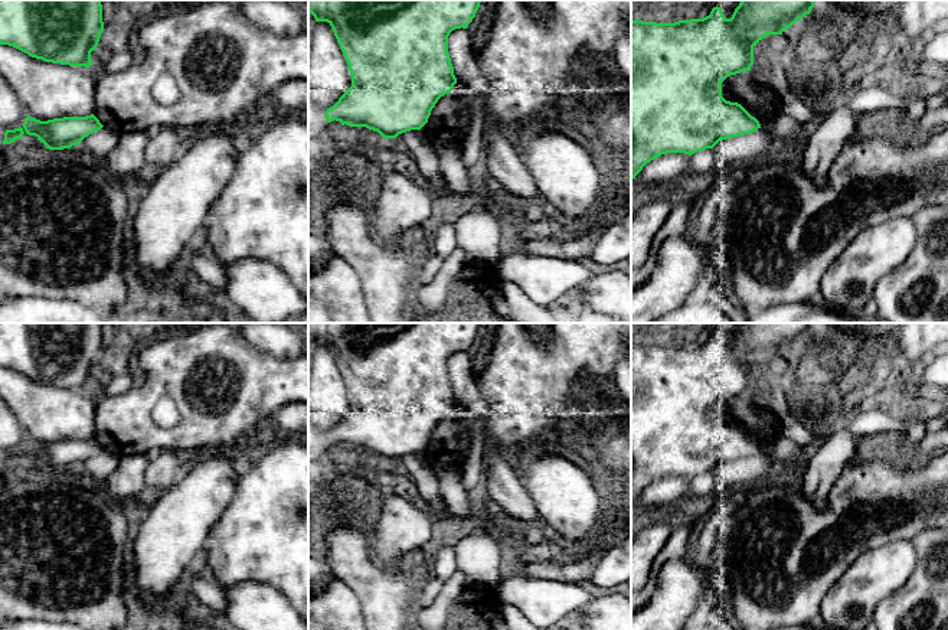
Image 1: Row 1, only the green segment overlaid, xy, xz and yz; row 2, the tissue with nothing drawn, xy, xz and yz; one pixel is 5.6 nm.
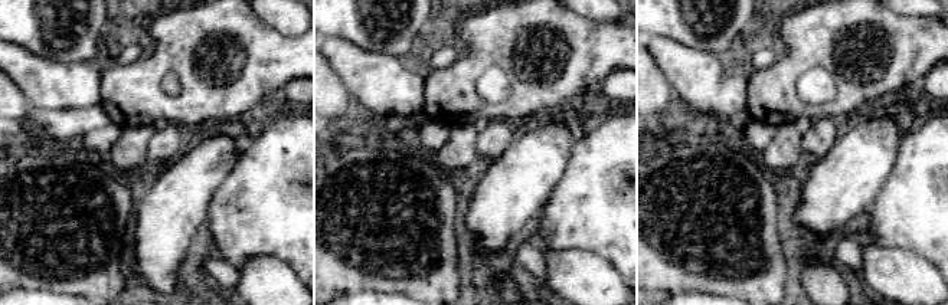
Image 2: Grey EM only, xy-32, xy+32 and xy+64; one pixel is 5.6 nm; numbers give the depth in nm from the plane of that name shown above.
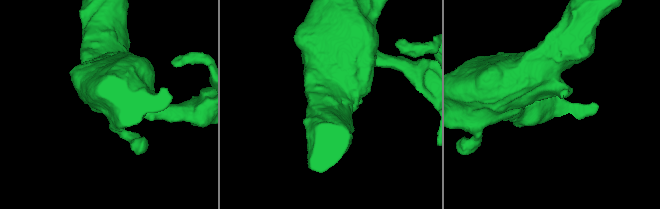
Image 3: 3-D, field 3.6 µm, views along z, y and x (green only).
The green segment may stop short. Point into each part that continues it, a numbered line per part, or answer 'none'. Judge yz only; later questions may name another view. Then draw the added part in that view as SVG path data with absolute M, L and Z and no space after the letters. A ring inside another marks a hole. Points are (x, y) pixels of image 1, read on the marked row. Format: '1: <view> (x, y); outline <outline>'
none

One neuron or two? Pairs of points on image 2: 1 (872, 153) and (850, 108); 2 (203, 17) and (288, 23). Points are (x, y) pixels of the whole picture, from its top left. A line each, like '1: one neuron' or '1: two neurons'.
1: two neurons
2: two neurons

